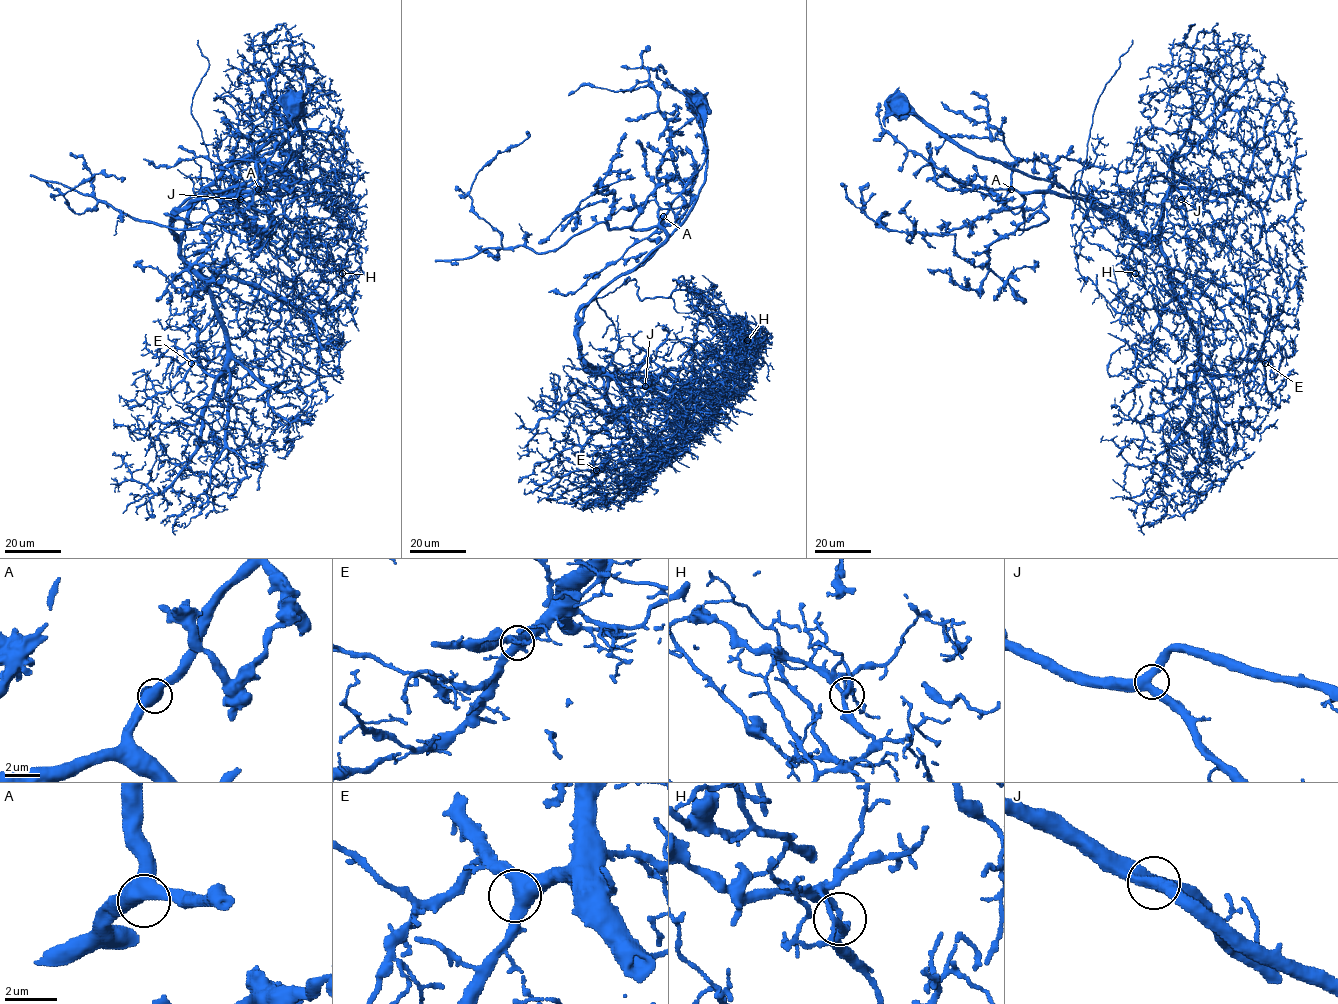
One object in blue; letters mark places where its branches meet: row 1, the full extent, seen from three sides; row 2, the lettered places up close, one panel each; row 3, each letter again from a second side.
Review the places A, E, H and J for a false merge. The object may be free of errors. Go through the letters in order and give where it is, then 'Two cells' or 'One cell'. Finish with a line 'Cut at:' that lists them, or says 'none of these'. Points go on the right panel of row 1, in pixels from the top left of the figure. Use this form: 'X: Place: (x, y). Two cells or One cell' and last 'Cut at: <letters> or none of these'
A: Place: (1011, 189). One cell
E: Place: (1265, 363). One cell
H: Place: (1135, 273). Two cells
J: Place: (1181, 199). One cell
Cut at: H

